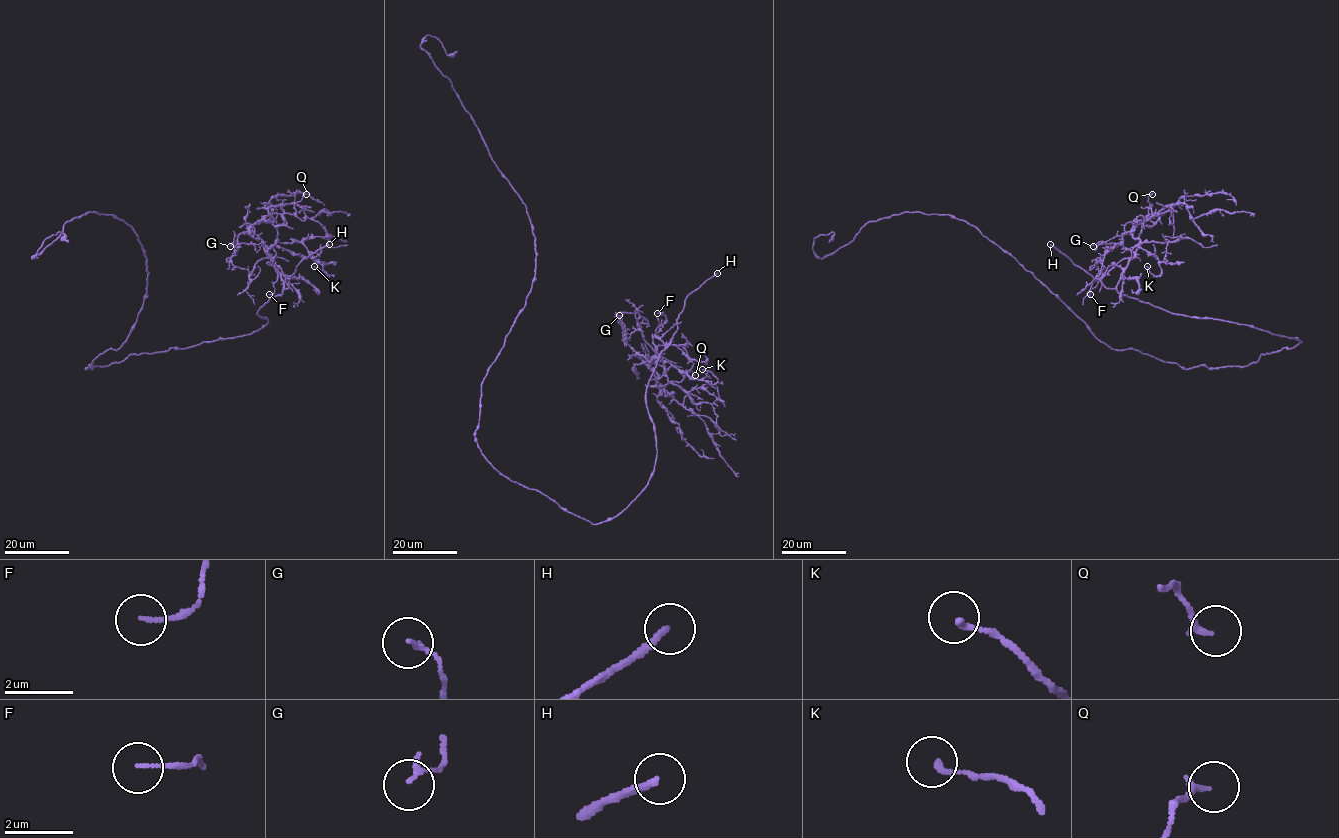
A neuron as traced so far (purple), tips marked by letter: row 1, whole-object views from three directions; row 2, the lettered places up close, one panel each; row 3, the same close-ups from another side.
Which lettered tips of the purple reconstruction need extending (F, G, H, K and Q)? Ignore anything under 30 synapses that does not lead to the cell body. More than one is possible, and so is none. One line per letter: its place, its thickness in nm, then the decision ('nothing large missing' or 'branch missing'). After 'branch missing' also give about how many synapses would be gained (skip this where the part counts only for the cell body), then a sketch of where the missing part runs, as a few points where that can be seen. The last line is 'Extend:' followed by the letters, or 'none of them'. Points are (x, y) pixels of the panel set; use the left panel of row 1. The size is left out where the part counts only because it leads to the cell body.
F: at (269, 294); 100 nm thick; nothing large missing
G: at (230, 246); 160 nm thick; nothing large missing
H: at (329, 244); 200 nm thick; branch missing; missing branch runs (329, 244), (333, 240), (328, 226), (330, 219), (313, 203), (285, 186), (280, 181), (282, 172), (279, 174)
K: at (314, 266); 170 nm thick; nothing large missing
Q: at (306, 194); 180 nm thick; nothing large missing
Extend: H

